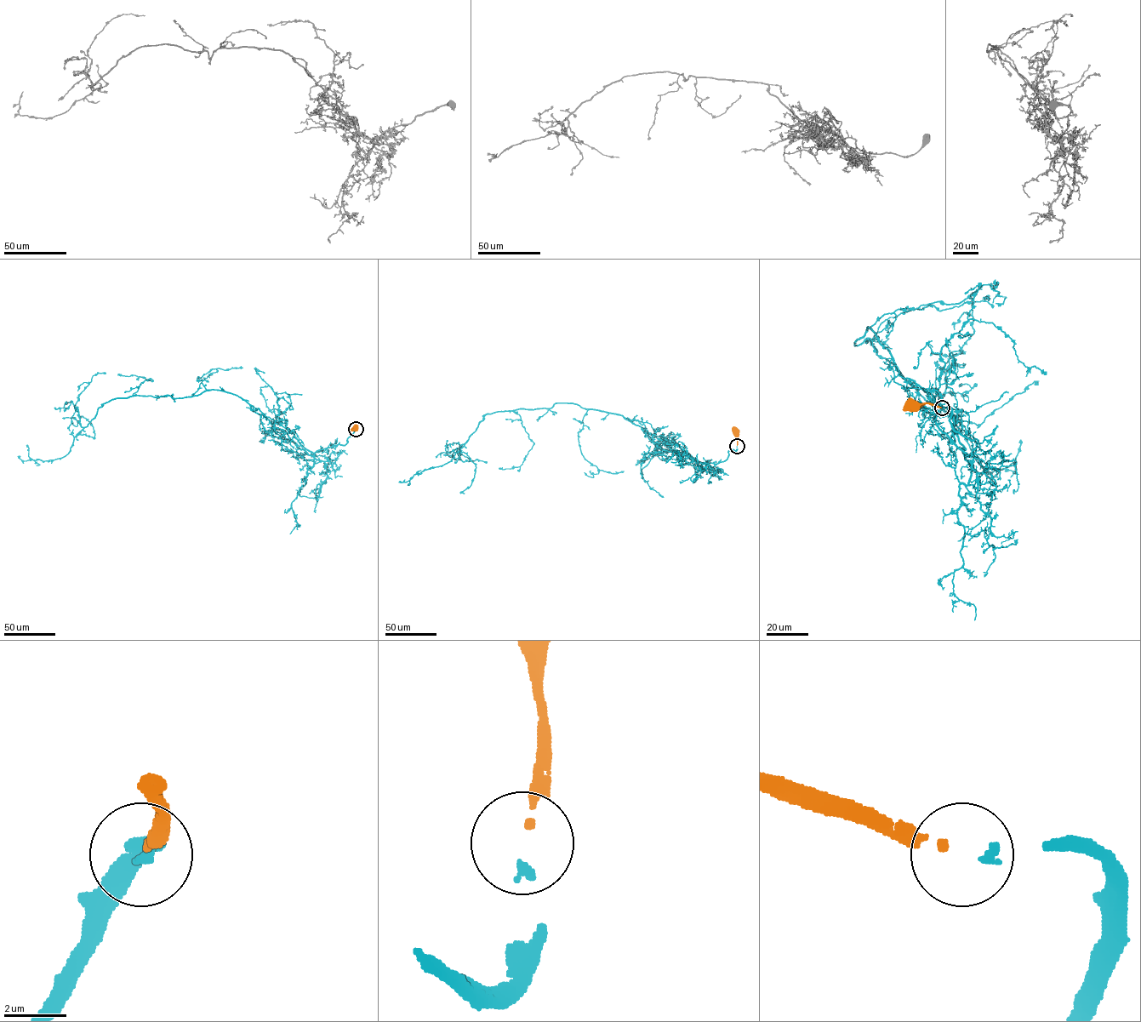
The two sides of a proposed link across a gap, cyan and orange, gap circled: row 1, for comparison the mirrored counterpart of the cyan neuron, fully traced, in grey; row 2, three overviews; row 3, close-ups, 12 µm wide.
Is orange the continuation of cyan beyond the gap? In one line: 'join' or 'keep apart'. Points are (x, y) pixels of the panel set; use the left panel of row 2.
join

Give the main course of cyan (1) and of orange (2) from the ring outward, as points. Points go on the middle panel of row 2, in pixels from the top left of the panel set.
1: (737, 446), (723, 461), (698, 462), (657, 448), (622, 415), (555, 403), (486, 413), (451, 460), (407, 484)
2: (737, 445), (736, 431)

